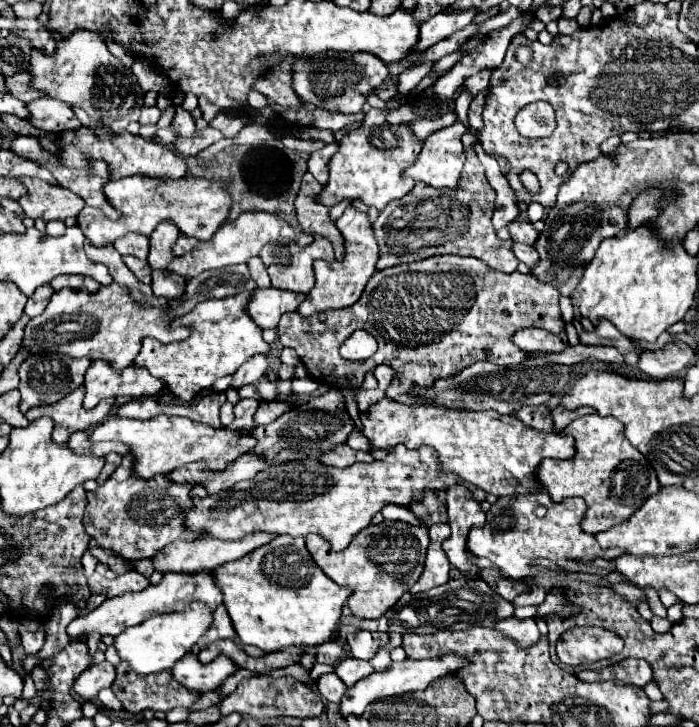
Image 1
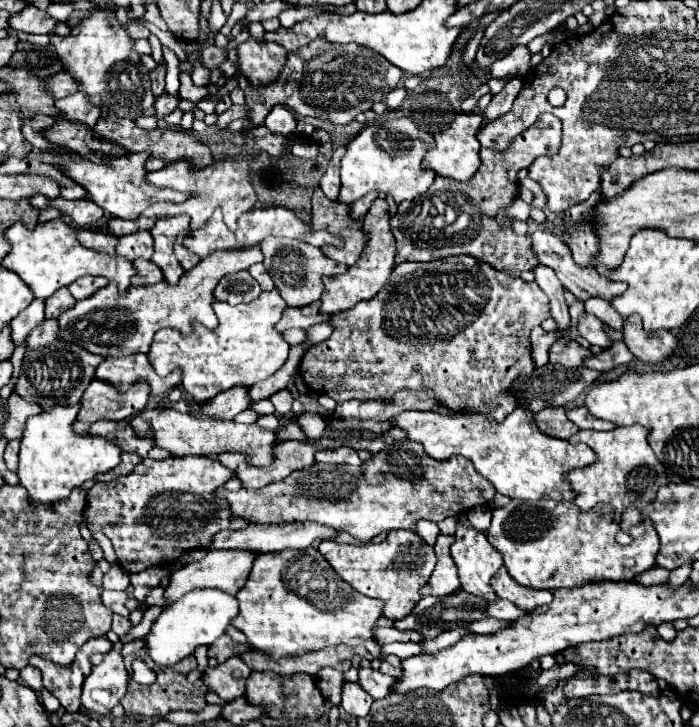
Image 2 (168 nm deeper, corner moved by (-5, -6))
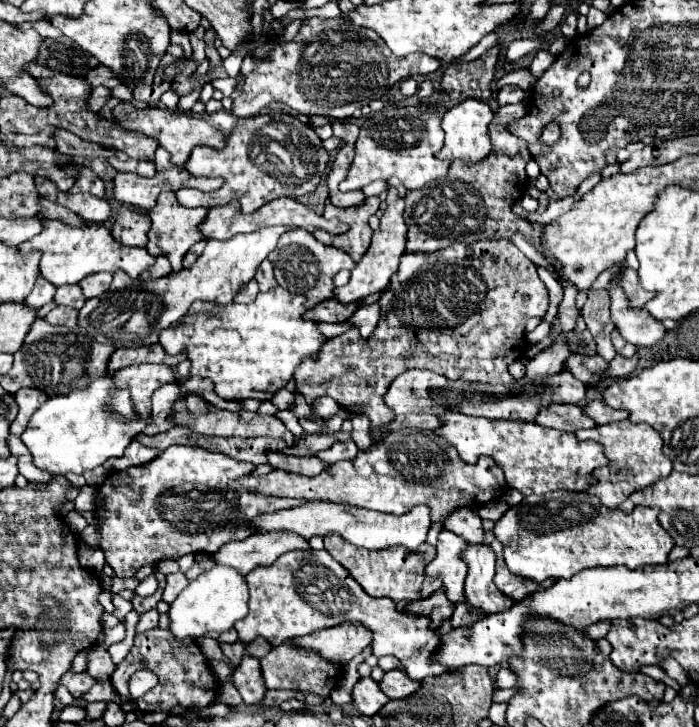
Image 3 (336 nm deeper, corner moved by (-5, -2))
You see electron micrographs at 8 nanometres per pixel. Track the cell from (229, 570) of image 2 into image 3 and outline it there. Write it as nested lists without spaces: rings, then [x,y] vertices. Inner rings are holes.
[[[265,531],[255,533],[243,541],[225,543],[215,559],[221,565],[233,565],[239,573],[247,575],[257,567],[271,565],[279,555],[289,551],[309,551],[311,545],[305,537],[293,531]]]

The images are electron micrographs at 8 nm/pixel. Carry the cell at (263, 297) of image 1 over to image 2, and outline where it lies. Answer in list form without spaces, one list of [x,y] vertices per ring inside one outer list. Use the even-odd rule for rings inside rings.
[[[315,301],[313,305],[305,307],[287,307],[281,315],[281,321],[275,325],[277,331],[285,331],[291,327],[299,329],[309,329],[315,323],[325,323],[329,319],[327,313],[319,313],[319,303]]]

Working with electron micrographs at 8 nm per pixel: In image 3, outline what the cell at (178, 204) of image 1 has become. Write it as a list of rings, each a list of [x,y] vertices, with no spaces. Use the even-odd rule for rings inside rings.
[[[261,113],[255,117],[239,119],[223,149],[193,149],[189,161],[185,163],[185,169],[193,177],[223,177],[227,183],[231,183],[233,198],[225,190],[230,187],[224,183],[213,193],[223,199],[224,204],[237,199],[243,213],[253,213],[273,197],[289,195],[295,199],[313,193],[321,179],[327,175],[327,165],[329,153],[323,149],[321,139],[311,125],[305,125],[293,115],[285,113]]]

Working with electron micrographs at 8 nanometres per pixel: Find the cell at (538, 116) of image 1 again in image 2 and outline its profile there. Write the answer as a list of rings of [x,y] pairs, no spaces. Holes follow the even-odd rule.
[[[543,113],[537,117],[537,121],[529,129],[525,129],[523,133],[519,133],[513,139],[513,143],[507,151],[497,153],[493,149],[481,149],[481,153],[479,153],[481,167],[469,181],[459,183],[459,181],[445,181],[445,179],[437,177],[431,187],[439,187],[439,197],[435,193],[431,197],[423,197],[423,203],[419,203],[419,209],[417,209],[419,213],[423,213],[421,221],[427,219],[425,231],[415,231],[417,235],[401,235],[401,233],[405,233],[403,219],[397,221],[397,215],[391,217],[391,233],[399,233],[399,235],[393,235],[395,247],[397,247],[395,265],[405,263],[405,261],[433,261],[433,259],[455,257],[455,255],[471,255],[477,261],[483,261],[483,263],[491,265],[493,269],[509,273],[513,277],[517,277],[523,271],[531,271],[535,265],[539,265],[537,257],[529,251],[531,239],[517,237],[511,229],[499,227],[495,223],[495,213],[497,213],[499,205],[507,205],[515,199],[515,195],[519,191],[517,171],[529,167],[533,163],[533,159],[539,155],[555,155],[559,151],[559,147],[561,147],[561,121],[551,113]],[[461,213],[471,217],[471,223],[465,227],[465,231],[453,233],[453,235],[443,235],[443,239],[437,239],[435,217],[437,215],[449,217],[449,221],[447,221],[447,225],[449,225],[449,223],[453,223],[451,219],[457,219]]]

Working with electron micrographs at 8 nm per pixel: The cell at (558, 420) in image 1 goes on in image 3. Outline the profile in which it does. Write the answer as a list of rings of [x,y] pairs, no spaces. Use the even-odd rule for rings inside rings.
[[[591,401],[583,409],[589,417],[593,417],[597,421],[597,425],[605,425],[605,423],[613,423],[613,421],[621,421],[621,419],[629,417],[627,411],[611,409],[605,401]]]

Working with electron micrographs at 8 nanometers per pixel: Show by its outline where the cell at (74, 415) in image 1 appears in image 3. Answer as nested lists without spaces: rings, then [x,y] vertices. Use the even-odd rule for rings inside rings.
[[[133,365],[117,371],[113,381],[119,387],[127,387],[131,391],[137,415],[145,421],[149,419],[153,391],[165,383],[177,383],[177,375],[169,365]]]

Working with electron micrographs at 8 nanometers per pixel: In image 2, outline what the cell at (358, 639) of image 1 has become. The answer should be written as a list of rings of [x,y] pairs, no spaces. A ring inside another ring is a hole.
[[[375,627],[375,633],[373,633],[373,639],[375,639],[379,645],[391,643],[391,641],[401,641],[401,639],[405,639],[405,637],[407,637],[405,633],[397,631],[397,629],[391,629],[391,627],[381,627],[381,629]]]

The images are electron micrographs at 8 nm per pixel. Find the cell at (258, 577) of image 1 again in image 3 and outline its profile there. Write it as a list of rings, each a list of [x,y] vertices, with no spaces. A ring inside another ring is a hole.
[[[327,551],[311,553],[285,553],[271,567],[255,569],[247,575],[249,583],[249,613],[235,623],[241,643],[251,643],[255,637],[267,639],[273,647],[287,639],[295,639],[317,629],[327,629],[343,621],[363,623],[373,631],[373,655],[397,657],[409,677],[425,681],[429,677],[441,677],[455,673],[457,669],[433,661],[441,647],[441,635],[431,627],[427,617],[417,617],[397,609],[397,603],[389,597],[373,599],[363,587],[349,575],[349,571],[337,563]]]

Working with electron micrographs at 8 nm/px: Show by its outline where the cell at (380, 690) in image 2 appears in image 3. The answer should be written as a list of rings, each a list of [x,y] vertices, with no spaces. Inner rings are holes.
[[[399,669],[387,671],[379,685],[381,685],[381,689],[385,689],[385,693],[391,699],[405,699],[421,689],[421,681],[409,679],[409,675],[405,671],[399,671]]]

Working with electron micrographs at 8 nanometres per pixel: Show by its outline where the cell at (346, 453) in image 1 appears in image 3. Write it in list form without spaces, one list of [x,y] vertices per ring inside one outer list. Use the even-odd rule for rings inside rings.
[[[349,439],[349,441],[335,441],[329,449],[319,451],[317,457],[323,459],[325,463],[337,463],[341,459],[353,459],[357,455],[357,445]]]

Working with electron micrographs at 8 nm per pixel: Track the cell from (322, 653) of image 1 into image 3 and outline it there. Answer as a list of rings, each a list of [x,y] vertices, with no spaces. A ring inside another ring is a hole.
[[[341,623],[333,629],[321,629],[293,639],[297,645],[321,653],[333,663],[345,665],[373,641],[373,633],[361,623]]]

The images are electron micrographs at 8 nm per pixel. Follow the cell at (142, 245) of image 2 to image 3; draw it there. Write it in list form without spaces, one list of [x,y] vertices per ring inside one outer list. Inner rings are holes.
[[[123,207],[117,215],[115,215],[115,223],[113,223],[113,237],[129,247],[145,247],[147,245],[147,231],[149,231],[151,219],[147,213],[143,211],[129,211],[127,207]]]

